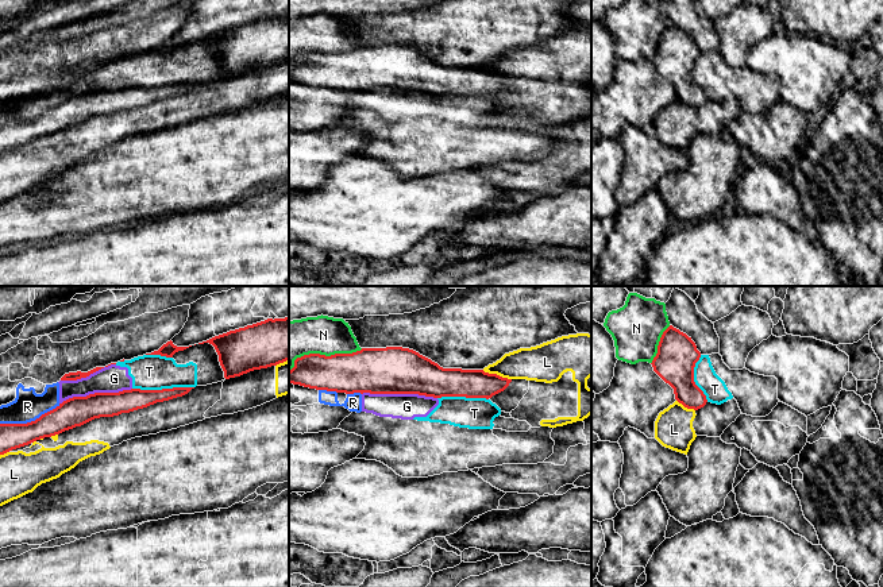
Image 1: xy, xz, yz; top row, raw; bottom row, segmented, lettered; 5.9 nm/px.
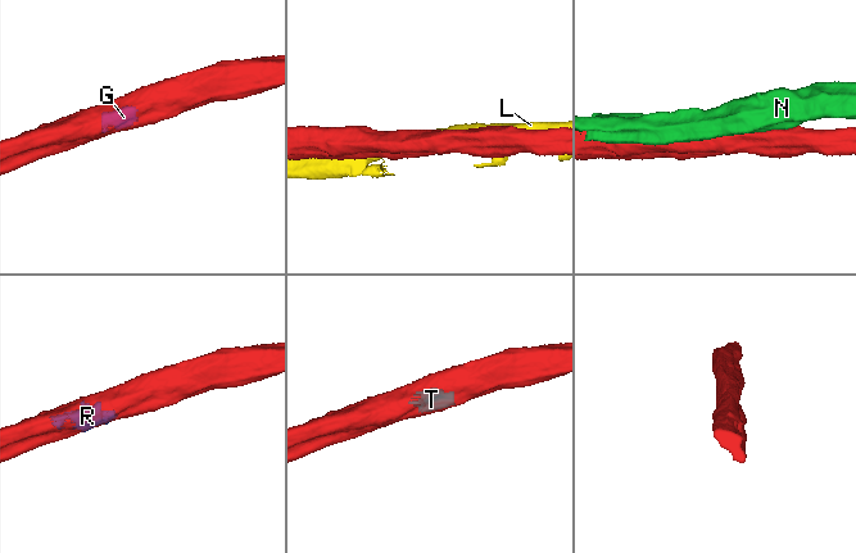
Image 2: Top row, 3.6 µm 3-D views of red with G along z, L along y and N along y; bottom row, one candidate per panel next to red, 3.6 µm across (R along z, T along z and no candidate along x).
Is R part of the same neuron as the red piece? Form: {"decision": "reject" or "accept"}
{"decision": "reject"}

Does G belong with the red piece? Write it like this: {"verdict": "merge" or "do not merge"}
{"verdict": "do not merge"}

